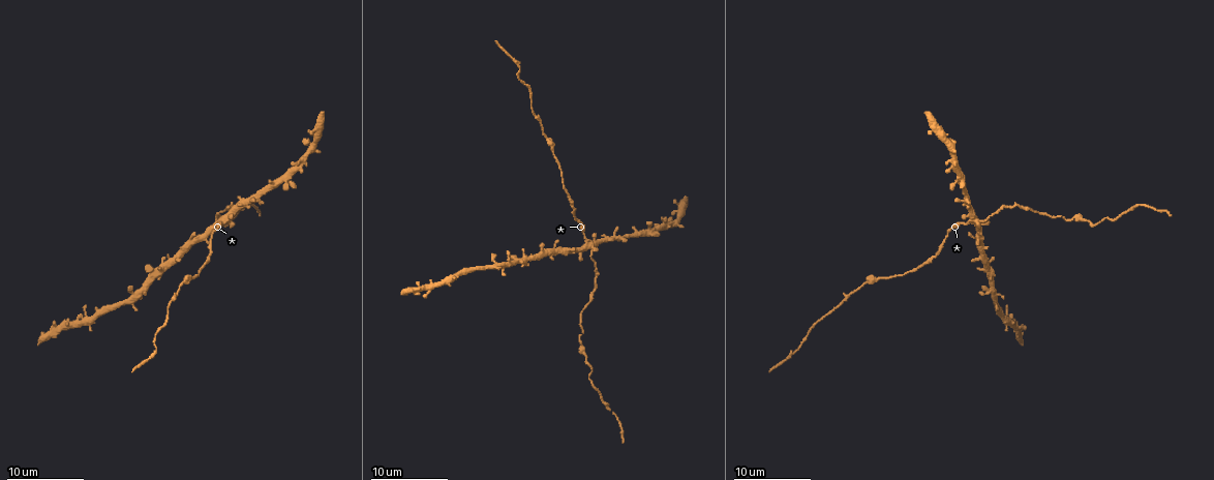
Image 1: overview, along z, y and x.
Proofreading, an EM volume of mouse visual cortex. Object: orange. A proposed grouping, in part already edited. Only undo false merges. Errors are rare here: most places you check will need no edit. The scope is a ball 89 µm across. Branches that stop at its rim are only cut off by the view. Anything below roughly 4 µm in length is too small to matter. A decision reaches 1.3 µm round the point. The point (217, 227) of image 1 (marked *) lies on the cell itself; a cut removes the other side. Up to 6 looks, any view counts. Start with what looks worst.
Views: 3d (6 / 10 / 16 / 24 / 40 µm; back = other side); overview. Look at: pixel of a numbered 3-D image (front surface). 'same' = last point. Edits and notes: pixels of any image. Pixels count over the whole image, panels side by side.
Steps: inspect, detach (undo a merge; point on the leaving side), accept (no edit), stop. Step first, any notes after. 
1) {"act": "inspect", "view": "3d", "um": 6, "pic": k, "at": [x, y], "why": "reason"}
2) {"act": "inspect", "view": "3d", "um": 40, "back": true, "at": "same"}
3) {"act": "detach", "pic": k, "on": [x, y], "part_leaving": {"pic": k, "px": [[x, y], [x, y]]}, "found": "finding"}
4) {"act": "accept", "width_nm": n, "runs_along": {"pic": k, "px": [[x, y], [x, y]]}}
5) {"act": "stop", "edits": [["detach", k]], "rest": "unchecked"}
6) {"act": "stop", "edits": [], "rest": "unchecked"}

{"act": "inspect", "view": "3d", "um": 6, "pic": 1, "at": [547, 138], "why": "thick turns thin"}

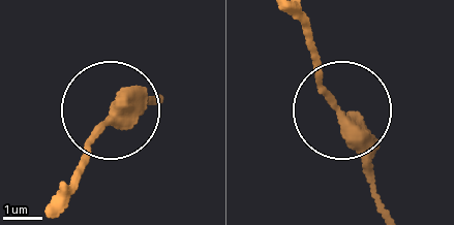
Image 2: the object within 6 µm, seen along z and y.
{"act": "inspect", "view": "3d", "um": 6, "back": true, "pic": 2, "at": [345, 114]}

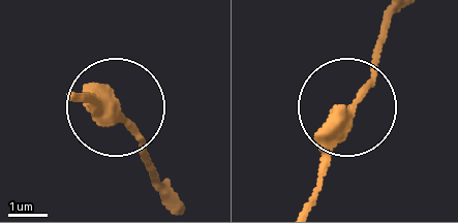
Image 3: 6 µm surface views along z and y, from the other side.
{"act": "accept", "width_nm": 360, "runs_along": {"pic": 3, "px": [[69, 92], [105, 95], [151, 167]]}, "found": "one cell here"}

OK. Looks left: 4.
{"act": "inspect", "view": "3d", "um": 6, "pic": 1, "at": [222, 219], "why": "branch point"}

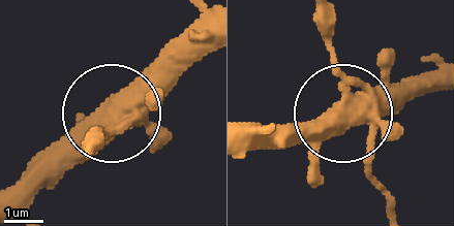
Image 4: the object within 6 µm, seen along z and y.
{"act": "accept", "runs_along": {"pic": 4, "px": [[315, 15], [339, 107], [250, 130]]}, "found": "continuous, no second cell"}

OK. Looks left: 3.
{"act": "inspect", "view": "3d", "um": 10, "pic": 1, "at": [211, 247], "why": "calibre changes"}

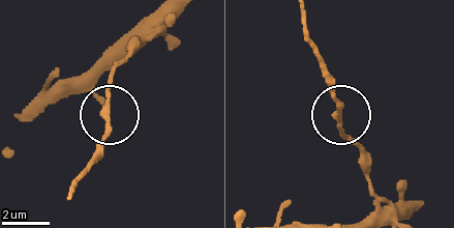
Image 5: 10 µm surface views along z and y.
{"act": "inspect", "view": "3d", "um": 10, "back": true, "pic": 5, "at": [106, 122], "why": "from behind"}

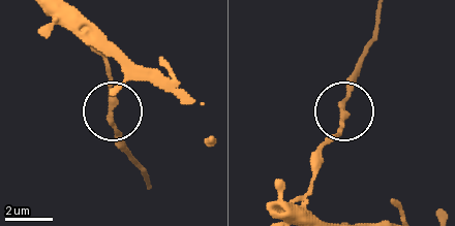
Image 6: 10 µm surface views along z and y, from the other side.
{"act": "accept", "runs_along": {"pic": 6, "px": [[322, 155], [339, 131], [345, 86], [355, 70]]}, "found": "all the same cell"}

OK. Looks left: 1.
{"act": "stop", "edits": [], "rest": "unchecked"}

